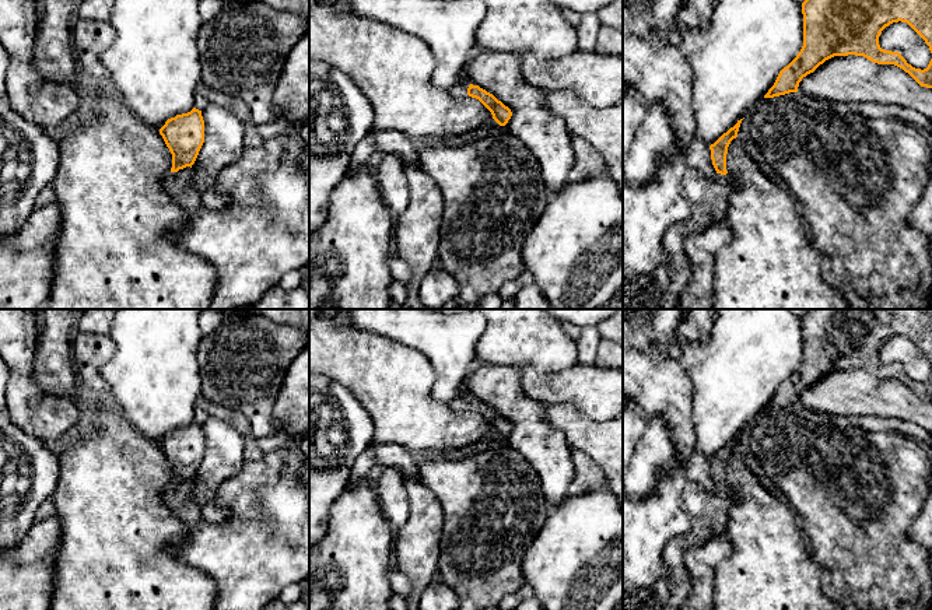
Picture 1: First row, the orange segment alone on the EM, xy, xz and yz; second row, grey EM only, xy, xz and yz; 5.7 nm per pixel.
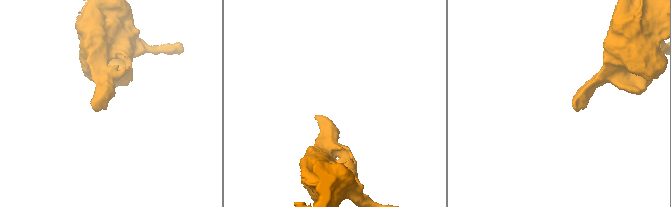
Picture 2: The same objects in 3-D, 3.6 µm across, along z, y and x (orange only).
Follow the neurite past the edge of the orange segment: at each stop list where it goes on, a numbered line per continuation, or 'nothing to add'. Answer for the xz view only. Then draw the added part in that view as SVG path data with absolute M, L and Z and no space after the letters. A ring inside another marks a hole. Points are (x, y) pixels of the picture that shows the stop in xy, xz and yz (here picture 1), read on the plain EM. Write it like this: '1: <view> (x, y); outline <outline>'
1: xz (459, 403); outline M466 379L462 383L458 396L449 403L449 407L456 411L466 410L469 399L470 399L470 393L467 390L467 379Z

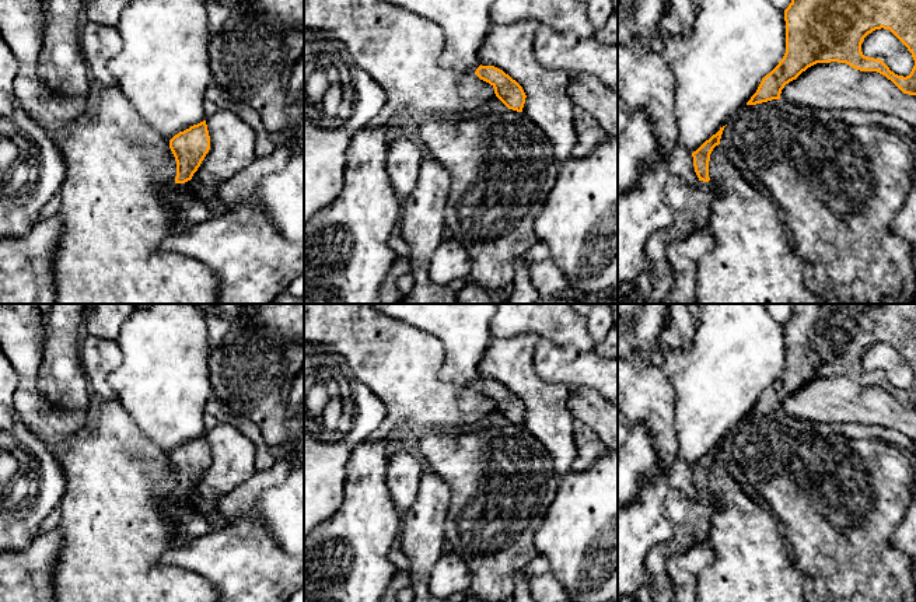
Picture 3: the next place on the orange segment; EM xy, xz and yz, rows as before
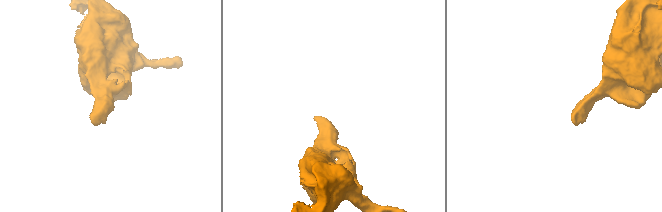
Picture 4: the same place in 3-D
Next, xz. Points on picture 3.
nothing to add

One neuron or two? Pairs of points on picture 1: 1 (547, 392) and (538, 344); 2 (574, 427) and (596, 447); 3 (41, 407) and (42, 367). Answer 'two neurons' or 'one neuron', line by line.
1: two neurons
2: one neuron
3: two neurons

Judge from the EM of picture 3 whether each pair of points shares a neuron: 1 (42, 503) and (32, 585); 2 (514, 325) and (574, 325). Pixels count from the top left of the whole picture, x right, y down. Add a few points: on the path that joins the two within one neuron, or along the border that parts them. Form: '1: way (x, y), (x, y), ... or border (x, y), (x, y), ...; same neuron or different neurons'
1: border (38, 534), (28, 545), (14, 550); different neurons
2: way (530, 324), (559, 324); same neuron

